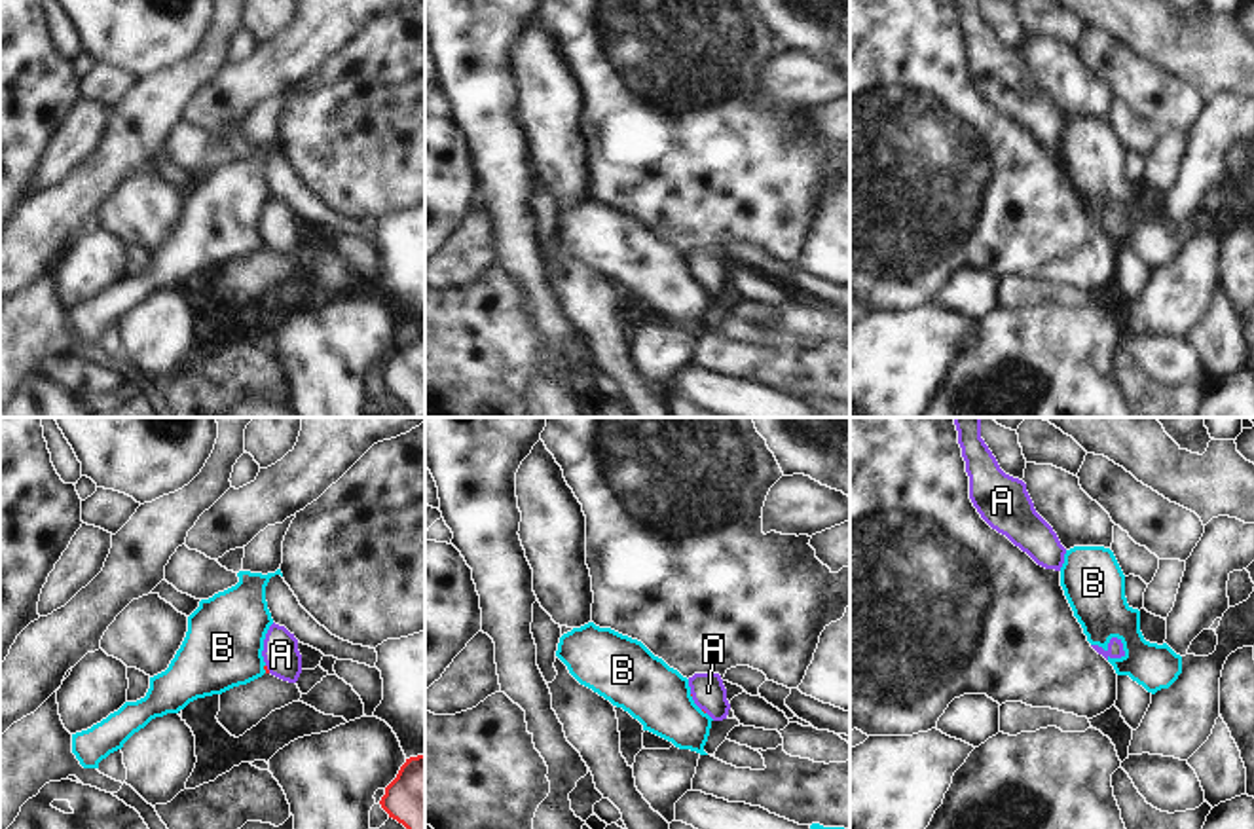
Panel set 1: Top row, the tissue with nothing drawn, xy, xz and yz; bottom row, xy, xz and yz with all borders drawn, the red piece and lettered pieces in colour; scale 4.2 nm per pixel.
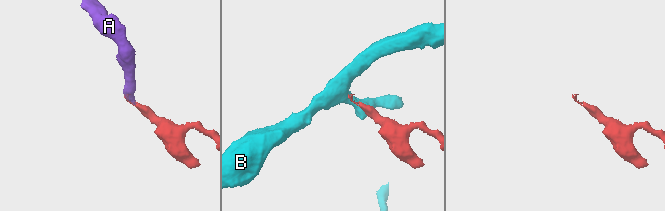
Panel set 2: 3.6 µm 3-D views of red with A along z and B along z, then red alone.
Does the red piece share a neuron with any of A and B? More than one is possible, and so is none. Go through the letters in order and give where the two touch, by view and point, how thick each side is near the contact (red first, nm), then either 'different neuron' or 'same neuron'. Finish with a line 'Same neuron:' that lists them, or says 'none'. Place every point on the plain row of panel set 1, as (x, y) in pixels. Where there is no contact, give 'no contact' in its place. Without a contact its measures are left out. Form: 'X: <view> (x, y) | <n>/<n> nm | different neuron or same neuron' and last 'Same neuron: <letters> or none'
A: xy (266, 243) | 20/150 nm | same neuron
B: xy (264, 243) | 20/340 nm | different neuron
Same neuron: A

